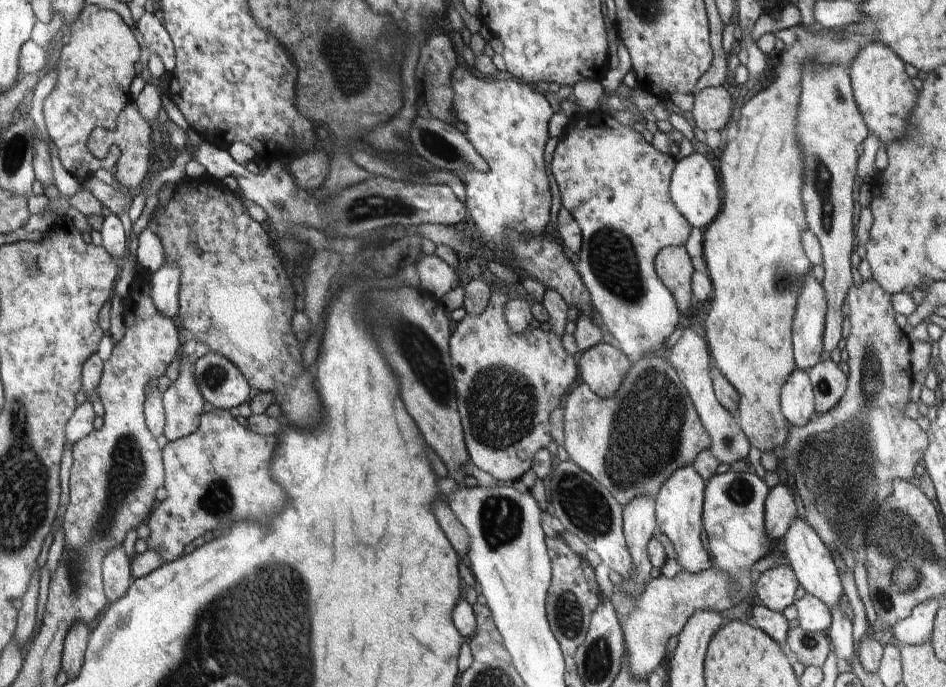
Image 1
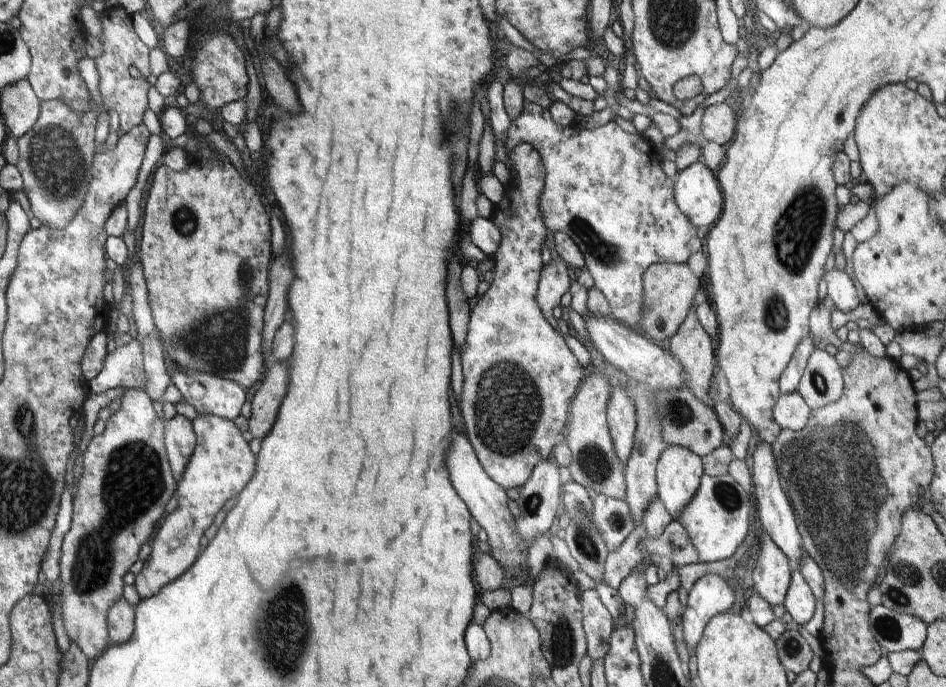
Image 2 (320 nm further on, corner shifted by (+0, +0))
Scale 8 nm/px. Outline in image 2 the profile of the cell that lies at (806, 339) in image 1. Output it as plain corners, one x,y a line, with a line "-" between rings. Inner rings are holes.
810,334
802,336
802,342
796,346
794,355
780,378
780,395
798,391
799,383
805,372
807,362
810,356
812,356
812,352
816,349

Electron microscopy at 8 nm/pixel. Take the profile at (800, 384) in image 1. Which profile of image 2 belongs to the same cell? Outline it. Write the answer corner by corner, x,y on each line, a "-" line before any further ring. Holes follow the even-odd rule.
790,392
779,396
773,407
774,421
780,429
802,430
810,421
810,406
798,392

